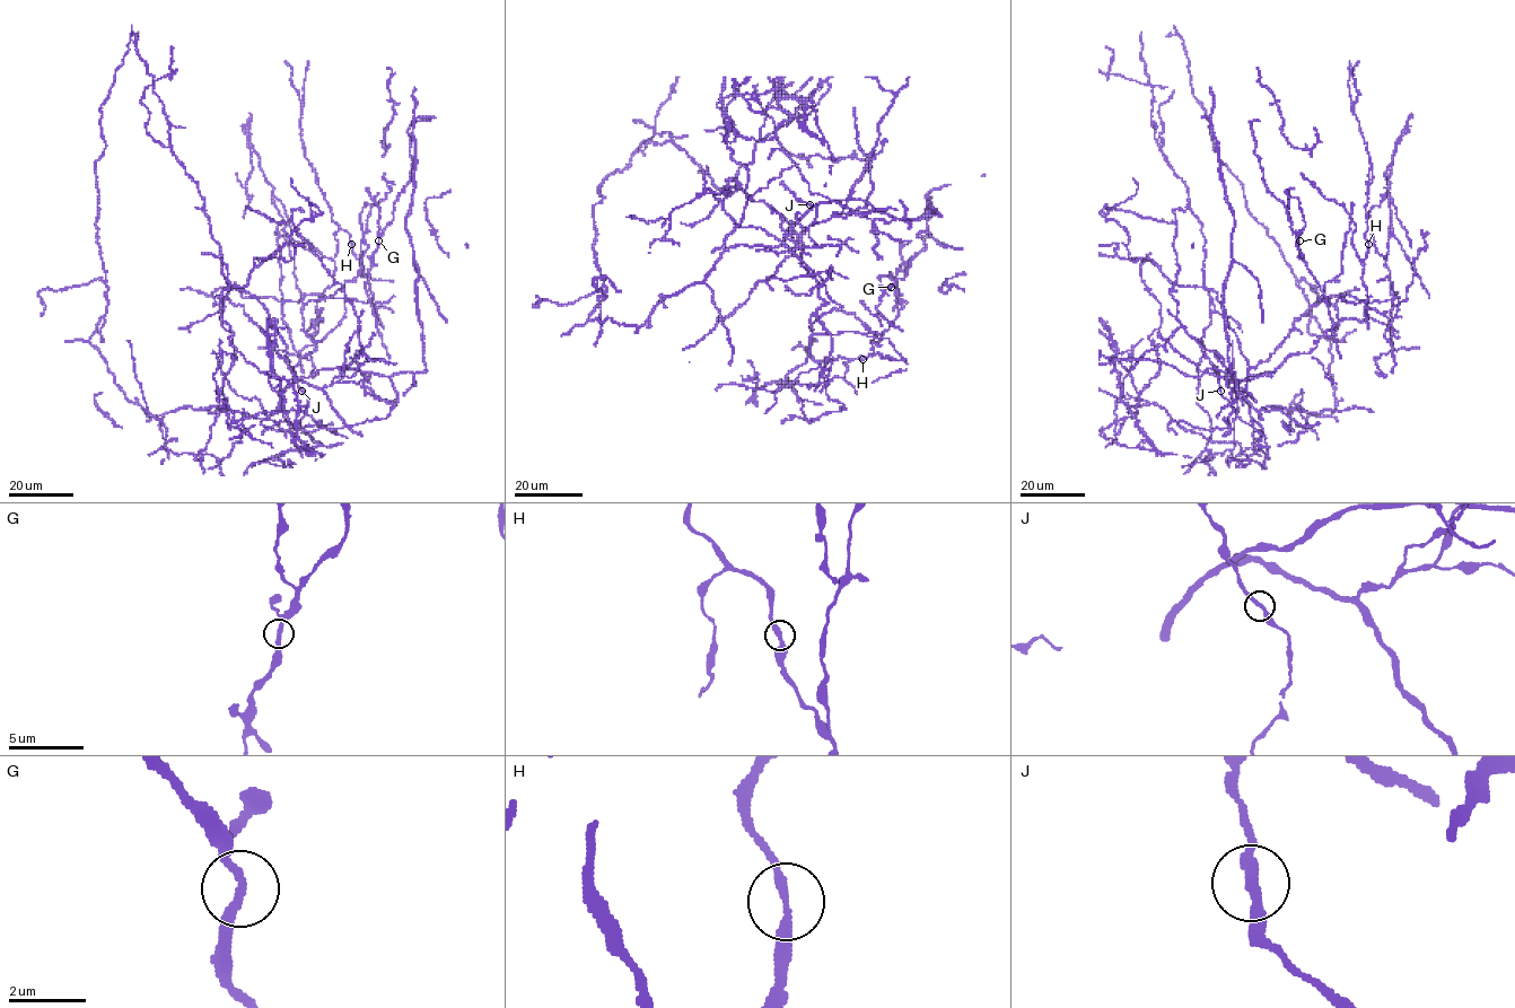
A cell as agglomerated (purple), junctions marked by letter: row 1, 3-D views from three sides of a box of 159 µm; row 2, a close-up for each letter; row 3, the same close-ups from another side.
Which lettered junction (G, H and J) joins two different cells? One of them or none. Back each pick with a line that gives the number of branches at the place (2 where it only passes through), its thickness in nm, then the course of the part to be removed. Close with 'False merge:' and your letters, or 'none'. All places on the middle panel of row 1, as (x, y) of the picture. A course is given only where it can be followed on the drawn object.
False merge: none

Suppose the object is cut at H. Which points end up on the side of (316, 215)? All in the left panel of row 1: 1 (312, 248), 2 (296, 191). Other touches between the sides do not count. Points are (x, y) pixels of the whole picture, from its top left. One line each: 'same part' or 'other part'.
1: same part
2: same part

